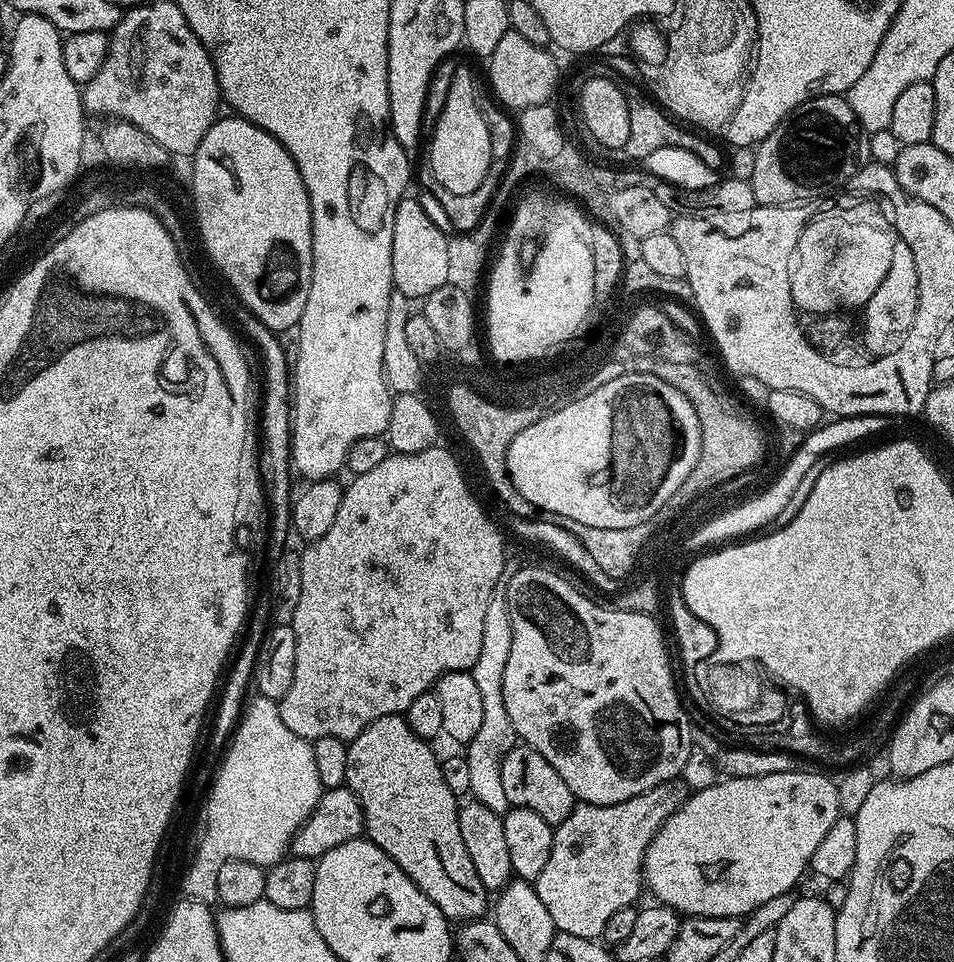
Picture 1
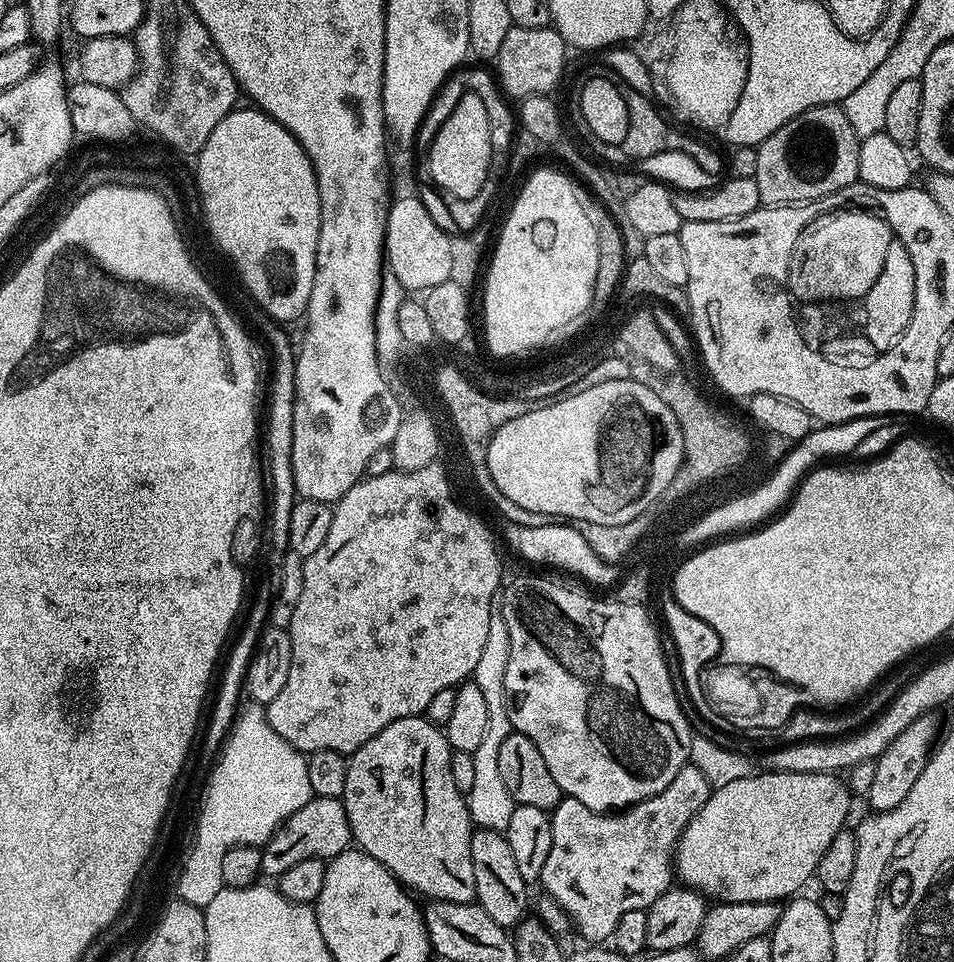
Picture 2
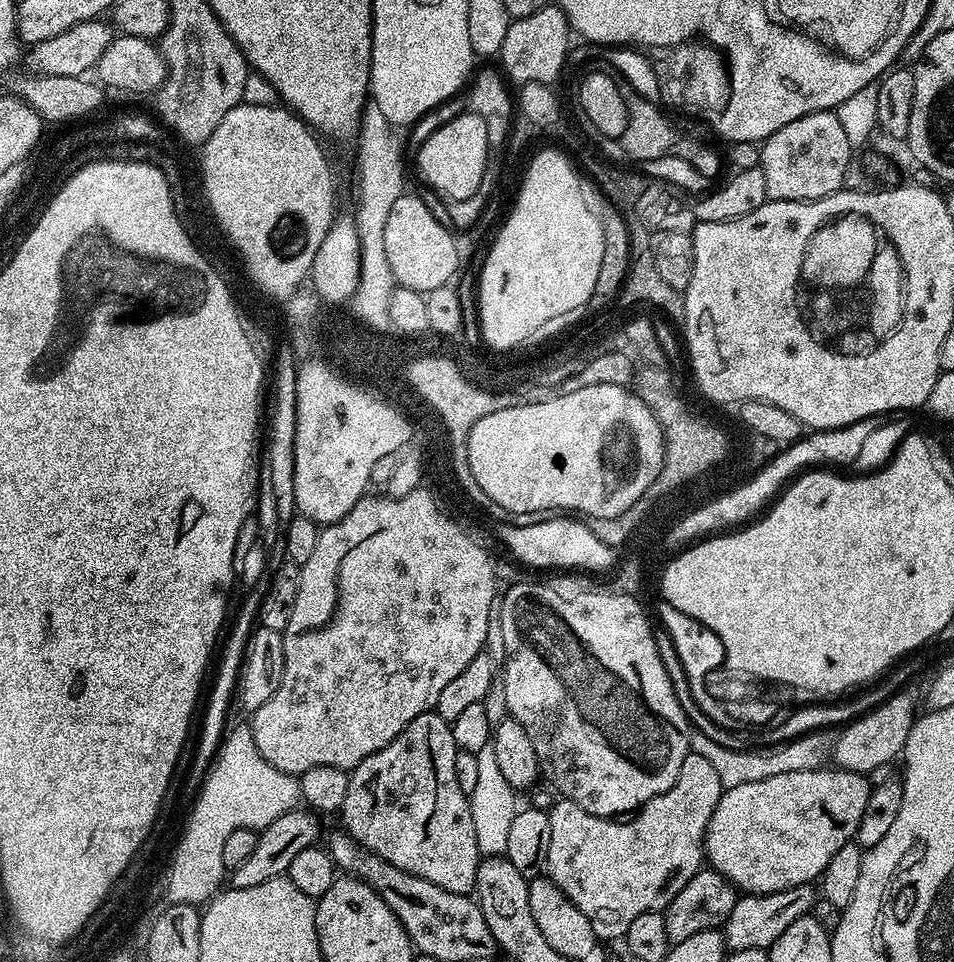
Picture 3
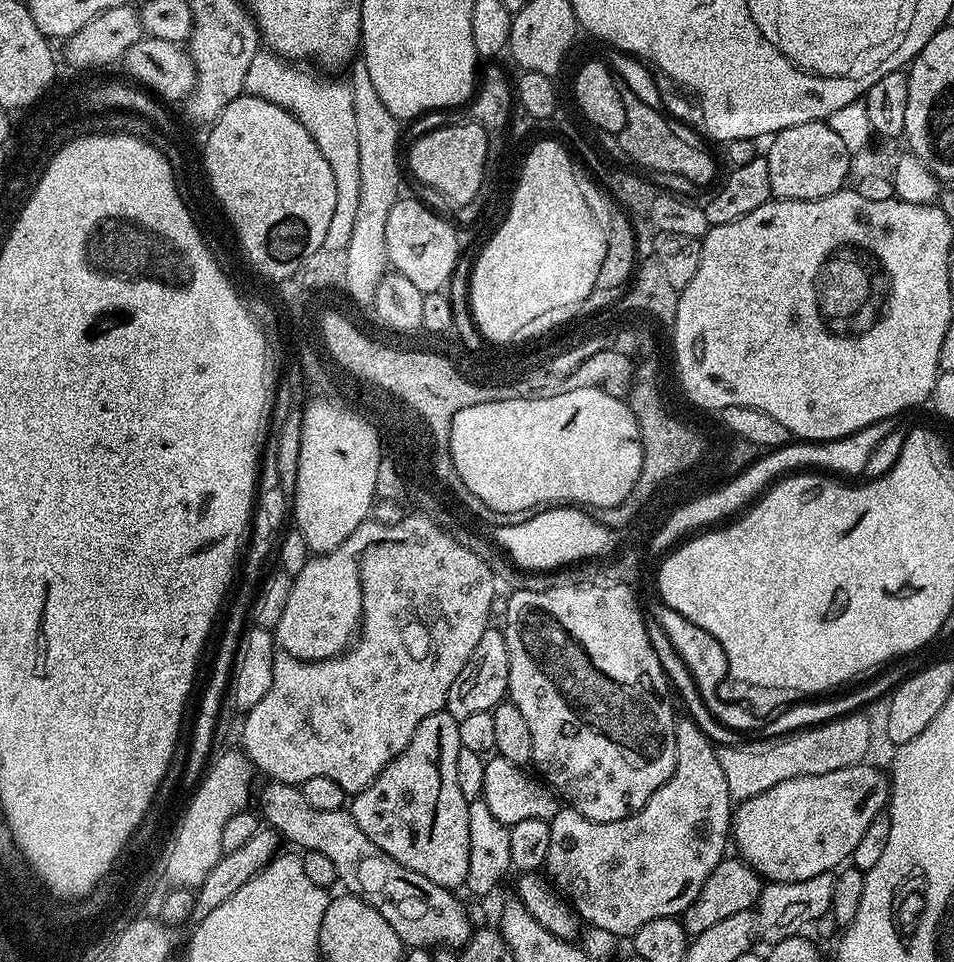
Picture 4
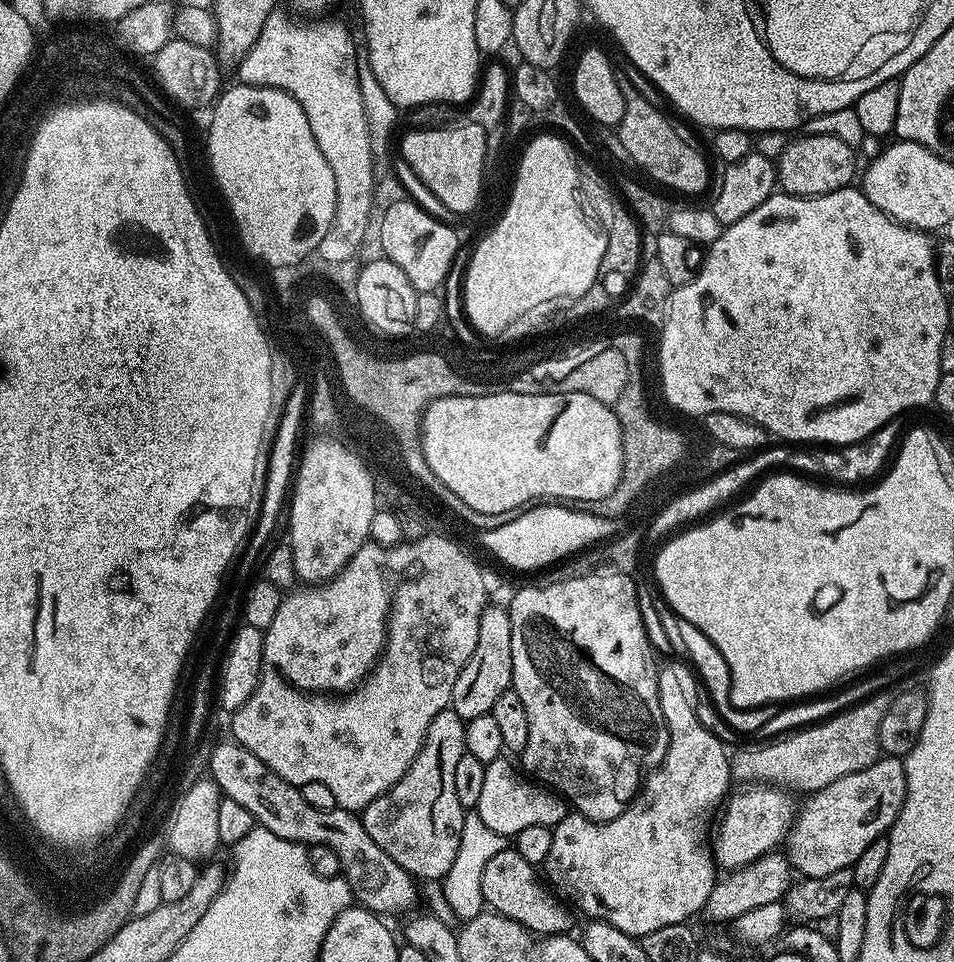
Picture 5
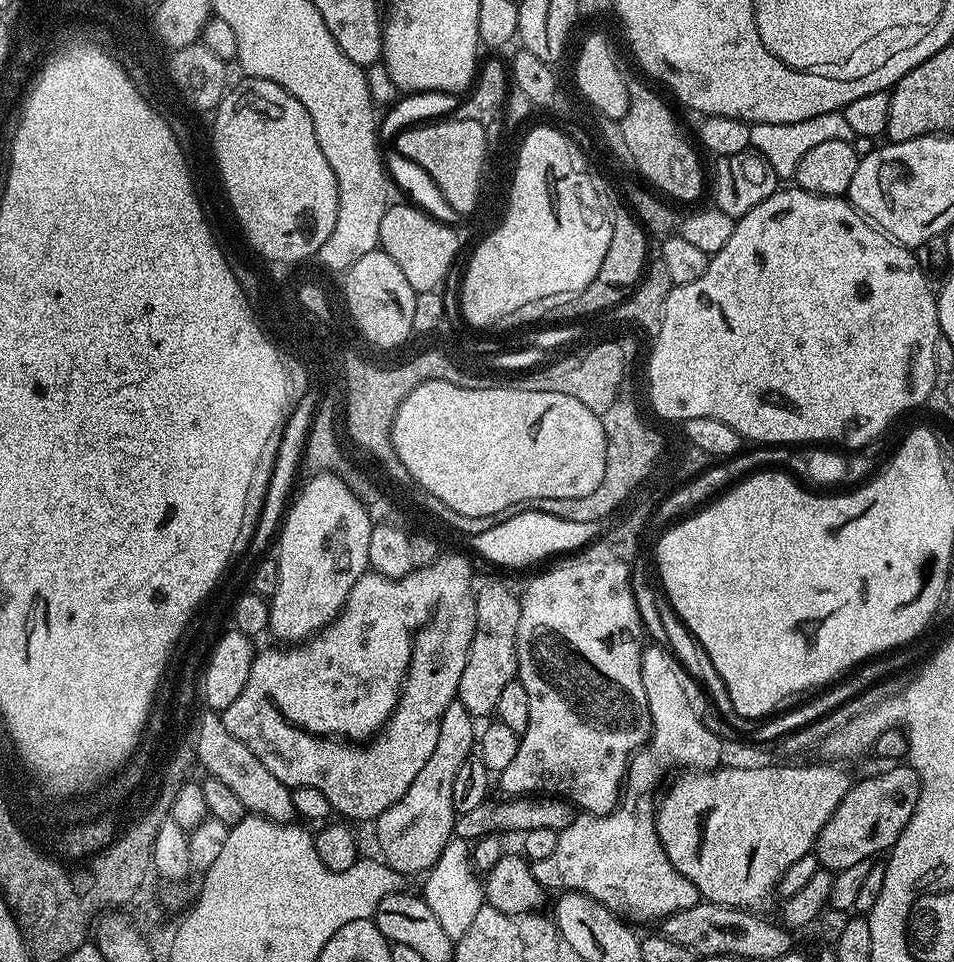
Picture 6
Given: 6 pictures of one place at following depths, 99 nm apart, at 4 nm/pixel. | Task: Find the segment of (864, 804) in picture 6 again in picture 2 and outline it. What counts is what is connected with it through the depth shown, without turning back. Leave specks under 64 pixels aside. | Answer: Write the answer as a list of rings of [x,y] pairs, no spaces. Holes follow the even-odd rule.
[[[763,771],[712,789],[704,805],[680,831],[674,857],[675,875],[709,901],[784,902],[795,897],[803,889],[800,887],[815,877],[818,862],[822,862],[822,854],[834,842],[834,834],[845,831],[852,796],[839,775]]]

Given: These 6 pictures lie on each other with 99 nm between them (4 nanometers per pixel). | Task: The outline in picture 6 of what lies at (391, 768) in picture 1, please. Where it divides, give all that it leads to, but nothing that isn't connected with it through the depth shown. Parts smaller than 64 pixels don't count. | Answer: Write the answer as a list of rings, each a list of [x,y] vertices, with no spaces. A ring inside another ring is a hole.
[[[458,699],[453,700],[442,718],[434,754],[430,754],[426,766],[422,766],[418,778],[410,782],[410,790],[406,790],[406,794],[402,794],[394,806],[390,806],[374,821],[383,863],[405,877],[411,878],[415,872],[427,873],[434,862],[438,862],[442,850],[446,850],[448,841],[453,839],[453,828],[458,817],[452,805],[454,778],[458,775],[458,766],[462,766],[462,762],[473,755],[478,740],[477,725],[472,723],[474,717],[466,706]]]

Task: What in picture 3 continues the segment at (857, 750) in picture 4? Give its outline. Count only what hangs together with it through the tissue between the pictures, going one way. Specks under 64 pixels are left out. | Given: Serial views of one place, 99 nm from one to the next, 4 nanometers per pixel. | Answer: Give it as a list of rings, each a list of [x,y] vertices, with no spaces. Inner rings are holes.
[[[693,731],[690,736],[691,751],[702,754],[702,758],[707,758],[710,766],[714,766],[714,771],[718,773],[718,782],[722,782],[724,789],[742,786],[745,782],[759,782],[761,778],[774,778],[774,774],[790,774],[794,770],[814,770],[815,768],[825,767],[826,761],[830,756],[830,740],[824,737],[824,734],[809,734],[807,736],[798,736],[794,740],[786,740],[783,744],[771,744],[765,748],[731,749],[720,746],[718,742],[706,737],[697,731]]]

